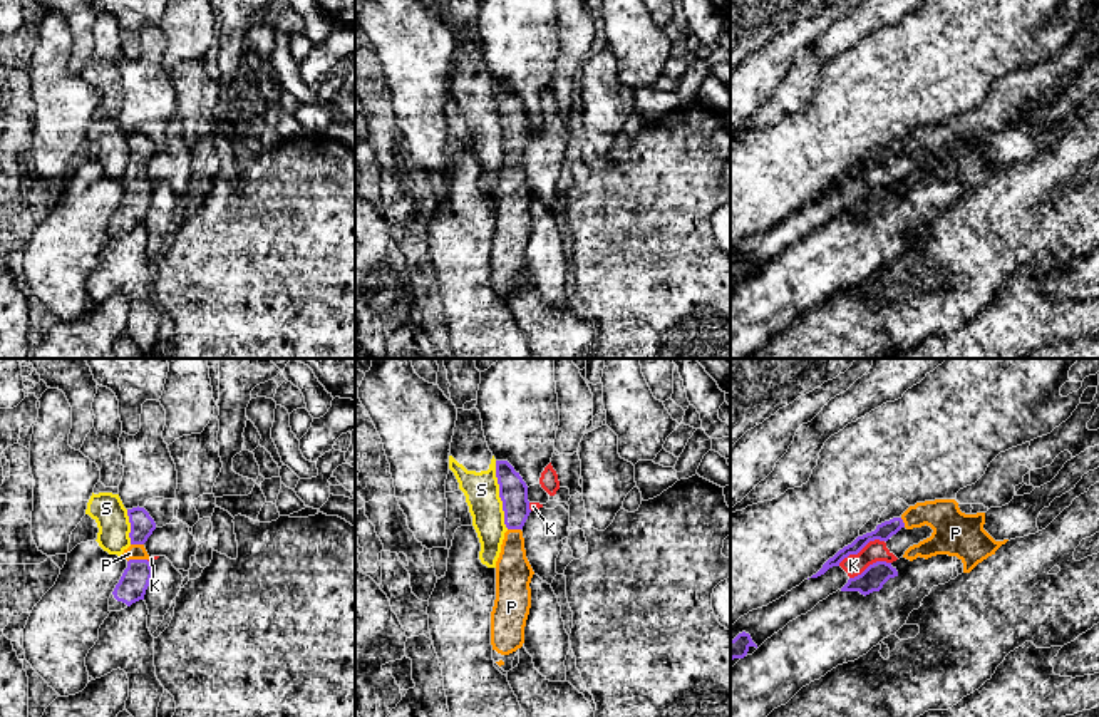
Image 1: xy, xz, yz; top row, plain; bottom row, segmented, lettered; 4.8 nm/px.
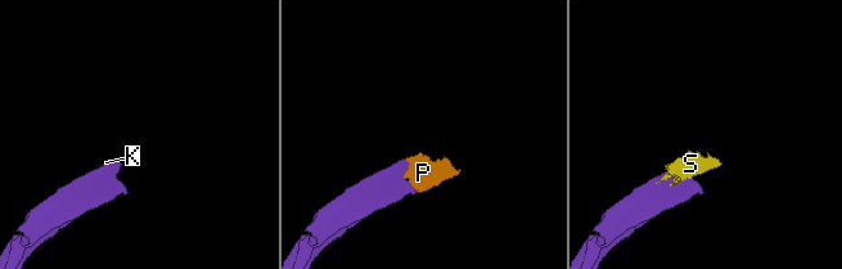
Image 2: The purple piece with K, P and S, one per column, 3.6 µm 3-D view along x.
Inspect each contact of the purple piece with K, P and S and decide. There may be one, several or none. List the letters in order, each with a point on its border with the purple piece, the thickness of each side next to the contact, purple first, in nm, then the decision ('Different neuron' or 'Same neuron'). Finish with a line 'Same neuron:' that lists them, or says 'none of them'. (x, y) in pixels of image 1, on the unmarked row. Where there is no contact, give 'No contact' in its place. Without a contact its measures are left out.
K: Touches purple at yz (860, 175). Thickness 90 nm (purple) against 100 nm. Different neuron
P: Touches purple at xy (136, 185). Thickness 140 nm (purple) against 80 nm. Same neuron
S: Touches purple at xz (500, 119). Thickness 140 nm (purple) against 170 nm. Different neuron
Same neuron: P

